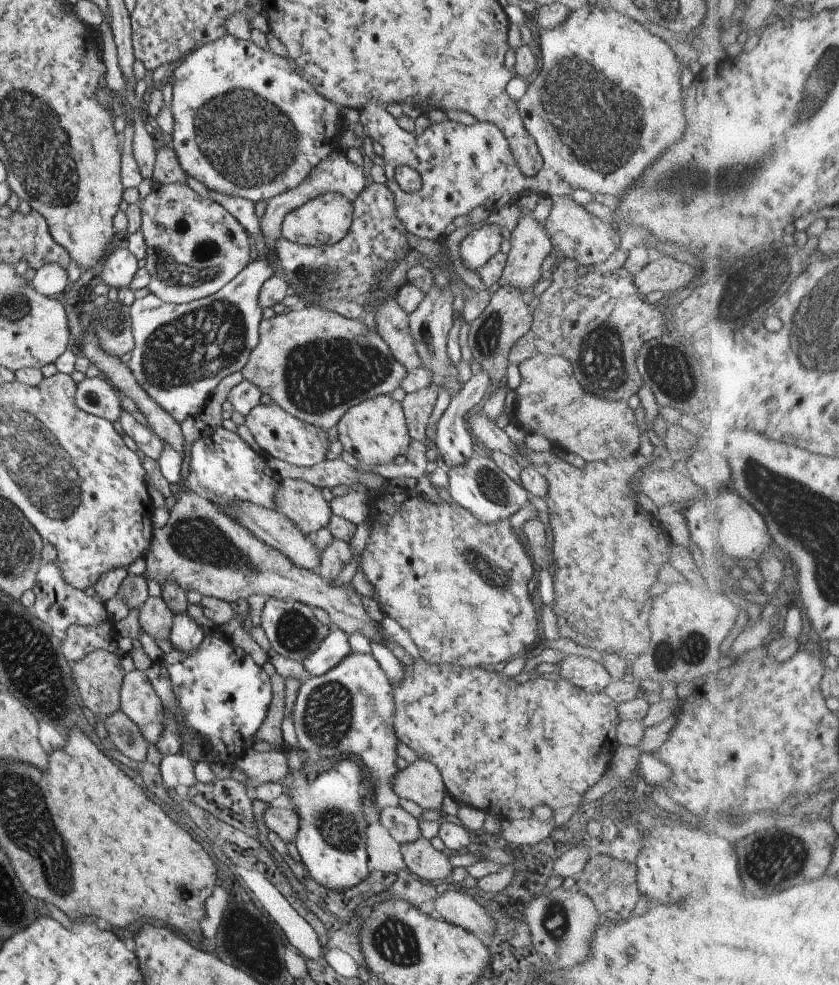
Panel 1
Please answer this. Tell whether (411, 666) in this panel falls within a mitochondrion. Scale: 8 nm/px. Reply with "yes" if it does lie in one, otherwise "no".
no

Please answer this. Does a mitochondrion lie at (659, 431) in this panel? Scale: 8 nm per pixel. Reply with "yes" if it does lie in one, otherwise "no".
no

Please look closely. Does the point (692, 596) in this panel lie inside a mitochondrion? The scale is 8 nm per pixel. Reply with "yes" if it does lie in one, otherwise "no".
no

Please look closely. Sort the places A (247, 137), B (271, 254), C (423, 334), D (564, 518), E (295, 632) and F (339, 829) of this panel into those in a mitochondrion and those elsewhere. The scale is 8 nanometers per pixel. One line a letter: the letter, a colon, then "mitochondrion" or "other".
A: mitochondrion
B: other
C: mitochondrion
D: other
E: mitochondrion
F: mitochondrion

